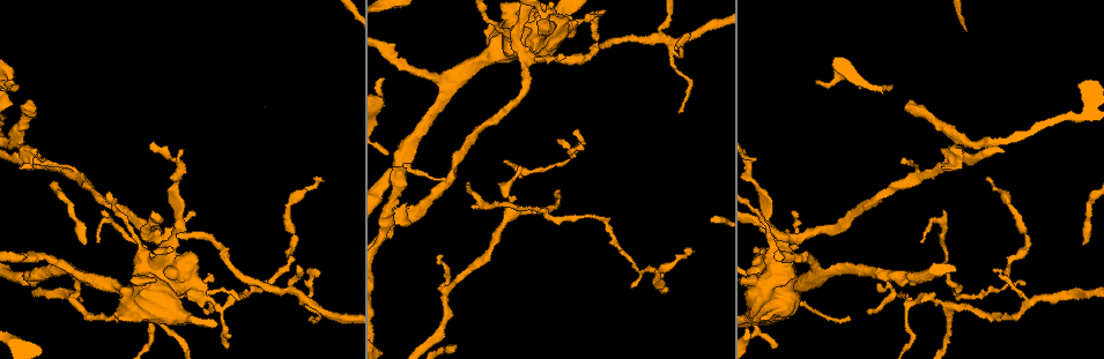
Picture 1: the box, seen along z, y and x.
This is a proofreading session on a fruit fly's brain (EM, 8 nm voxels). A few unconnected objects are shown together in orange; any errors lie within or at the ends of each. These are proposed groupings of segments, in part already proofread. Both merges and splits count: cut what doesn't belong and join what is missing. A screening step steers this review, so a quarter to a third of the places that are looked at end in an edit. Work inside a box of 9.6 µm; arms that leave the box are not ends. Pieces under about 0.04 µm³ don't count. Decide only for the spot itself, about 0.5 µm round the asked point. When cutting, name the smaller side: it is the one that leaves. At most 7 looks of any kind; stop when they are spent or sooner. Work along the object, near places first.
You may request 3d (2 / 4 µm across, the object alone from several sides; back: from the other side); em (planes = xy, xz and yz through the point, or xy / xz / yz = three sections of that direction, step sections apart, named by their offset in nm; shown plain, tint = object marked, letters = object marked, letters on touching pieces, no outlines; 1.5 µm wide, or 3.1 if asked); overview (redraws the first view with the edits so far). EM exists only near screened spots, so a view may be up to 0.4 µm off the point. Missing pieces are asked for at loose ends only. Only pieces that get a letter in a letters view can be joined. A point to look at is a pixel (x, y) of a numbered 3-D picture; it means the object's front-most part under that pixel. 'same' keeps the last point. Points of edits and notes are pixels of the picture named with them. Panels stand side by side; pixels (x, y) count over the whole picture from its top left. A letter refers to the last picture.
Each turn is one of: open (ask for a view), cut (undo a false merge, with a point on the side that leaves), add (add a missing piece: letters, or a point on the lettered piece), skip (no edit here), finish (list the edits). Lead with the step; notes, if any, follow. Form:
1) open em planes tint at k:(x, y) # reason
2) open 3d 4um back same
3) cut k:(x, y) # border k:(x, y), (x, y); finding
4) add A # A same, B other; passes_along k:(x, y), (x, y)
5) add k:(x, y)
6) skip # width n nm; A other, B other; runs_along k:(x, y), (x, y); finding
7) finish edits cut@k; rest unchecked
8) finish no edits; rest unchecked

open em yz step 8 letters at 1:(207, 274) # tapers out

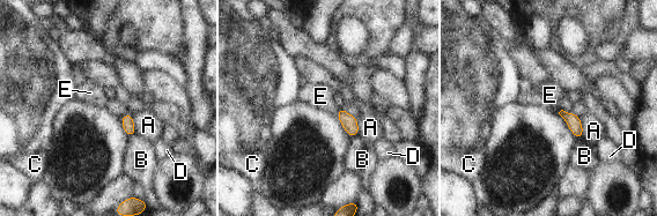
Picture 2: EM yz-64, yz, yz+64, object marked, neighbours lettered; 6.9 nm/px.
add E # A other, B other, C other, D other, E same; passes_along 2:(349, 123), (338, 111), (320, 96); the neuron continues

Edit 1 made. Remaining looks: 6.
open overview # see it whole again

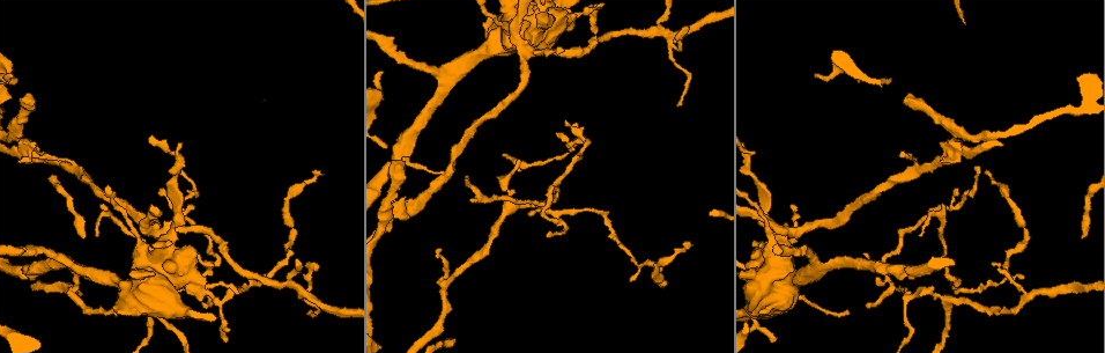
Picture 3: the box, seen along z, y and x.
open 3d 4um at 3:(677, 106)

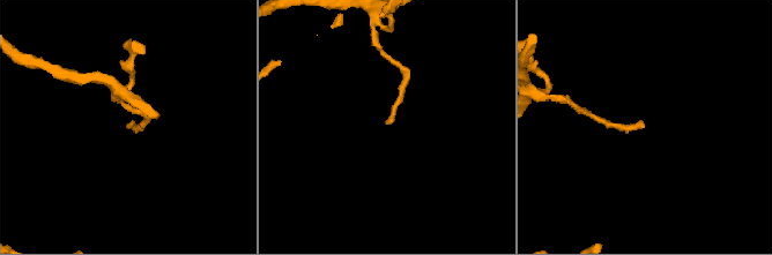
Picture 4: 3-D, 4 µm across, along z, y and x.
open em yz step 8 tint at 4:(641, 127)

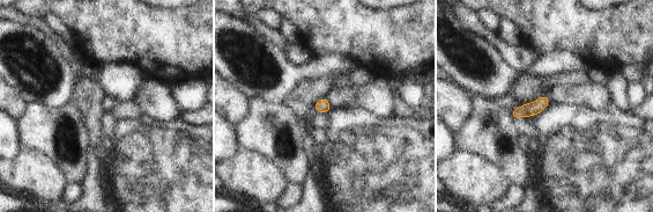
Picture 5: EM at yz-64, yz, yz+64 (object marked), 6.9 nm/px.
open em planes letters same # cut it another way

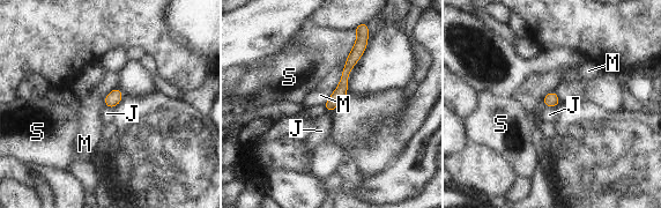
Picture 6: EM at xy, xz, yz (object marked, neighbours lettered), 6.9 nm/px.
skip # J other, M other, S other; runs_along 6:(358, 41), (342, 89), (328, 108); no lettered piece goes on from it

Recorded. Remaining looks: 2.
open 3d 4um at 3:(324, 174)

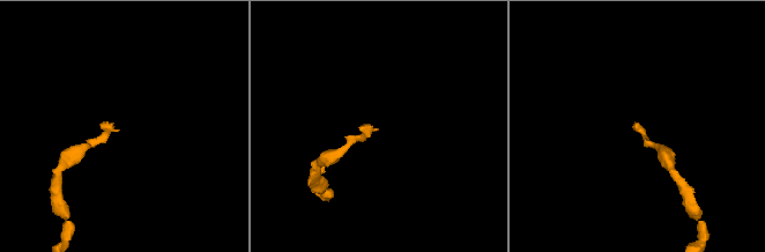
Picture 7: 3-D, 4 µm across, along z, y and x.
open em planes letters at 7:(636, 129)

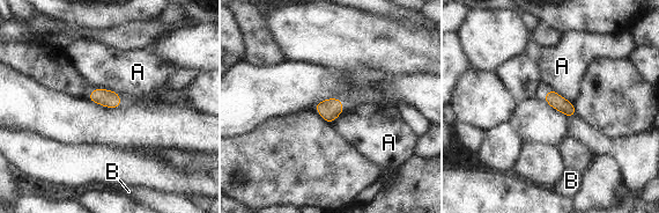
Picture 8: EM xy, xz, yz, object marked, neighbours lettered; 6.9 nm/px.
skip # longest_contact A 180 nm; A other, B other; border 8:(96, 87), (115, 90), (119, 95); no lettered piece goes on from it

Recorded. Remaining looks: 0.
finish edits add@2; rest unchecked

